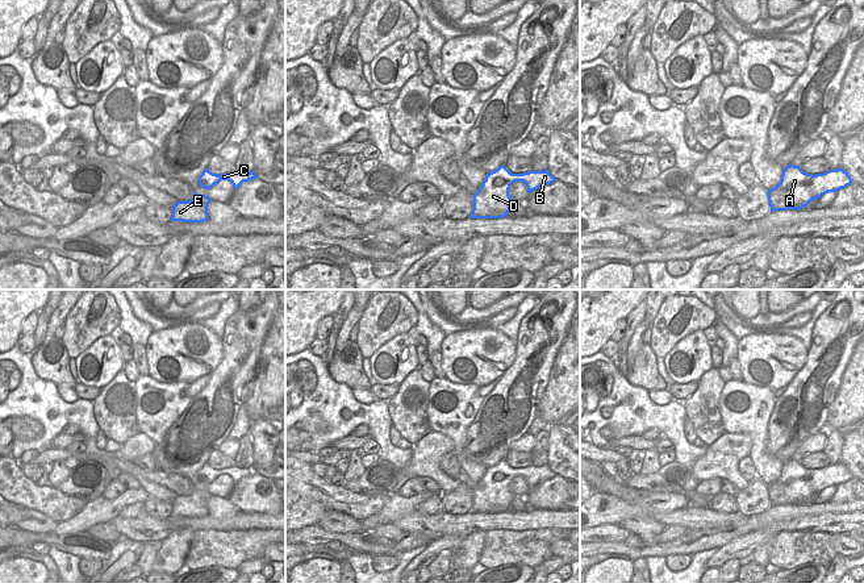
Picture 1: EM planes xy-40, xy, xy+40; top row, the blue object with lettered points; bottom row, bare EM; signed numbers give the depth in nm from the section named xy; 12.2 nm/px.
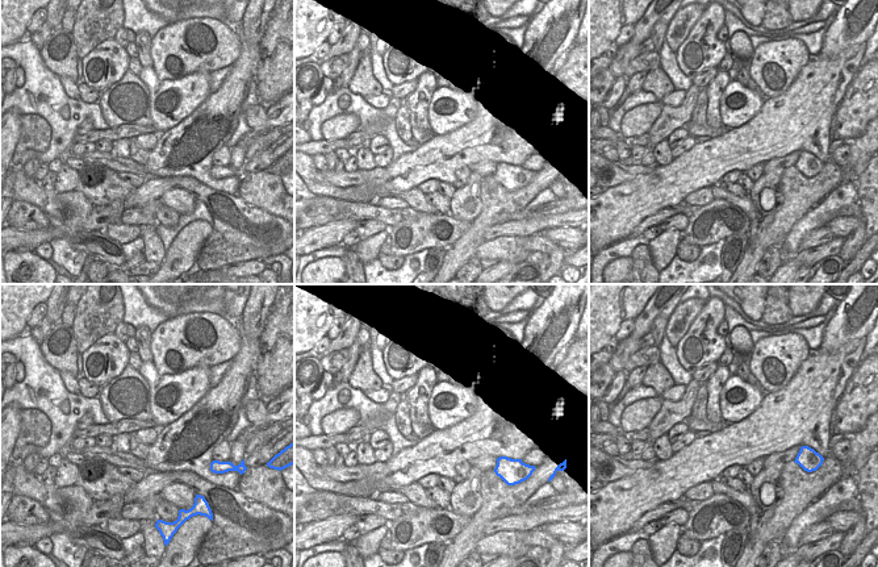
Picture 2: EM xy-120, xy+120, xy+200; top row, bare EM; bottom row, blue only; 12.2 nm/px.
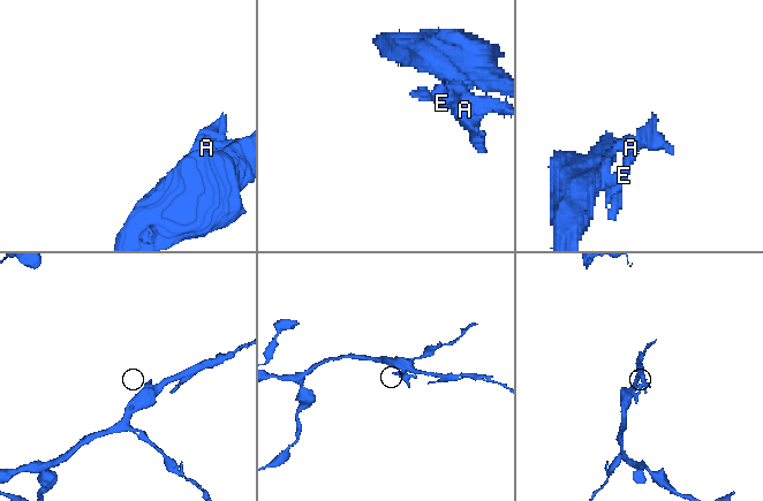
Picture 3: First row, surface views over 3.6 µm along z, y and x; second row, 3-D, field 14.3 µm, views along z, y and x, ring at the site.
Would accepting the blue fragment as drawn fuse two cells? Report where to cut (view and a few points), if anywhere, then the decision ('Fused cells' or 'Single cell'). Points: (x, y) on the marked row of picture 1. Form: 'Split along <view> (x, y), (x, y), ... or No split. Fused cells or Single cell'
No split. Single cell.

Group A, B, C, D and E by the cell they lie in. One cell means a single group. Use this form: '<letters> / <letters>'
A B C D E

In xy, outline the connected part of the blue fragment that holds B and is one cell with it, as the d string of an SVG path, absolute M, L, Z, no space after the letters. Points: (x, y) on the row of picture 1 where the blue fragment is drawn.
M505 166L487 174L481 187L473 195L472 218L501 218L509 215L510 207L516 203L509 188L514 182L523 182L527 193L554 183L556 179L544 171L529 171L512 174Z

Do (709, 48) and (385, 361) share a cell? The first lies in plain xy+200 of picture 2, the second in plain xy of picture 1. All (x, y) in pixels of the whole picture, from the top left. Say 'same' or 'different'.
same

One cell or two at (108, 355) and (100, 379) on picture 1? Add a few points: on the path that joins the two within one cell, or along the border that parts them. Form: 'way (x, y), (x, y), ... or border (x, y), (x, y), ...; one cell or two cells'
way (104, 361), (101, 374); one cell

